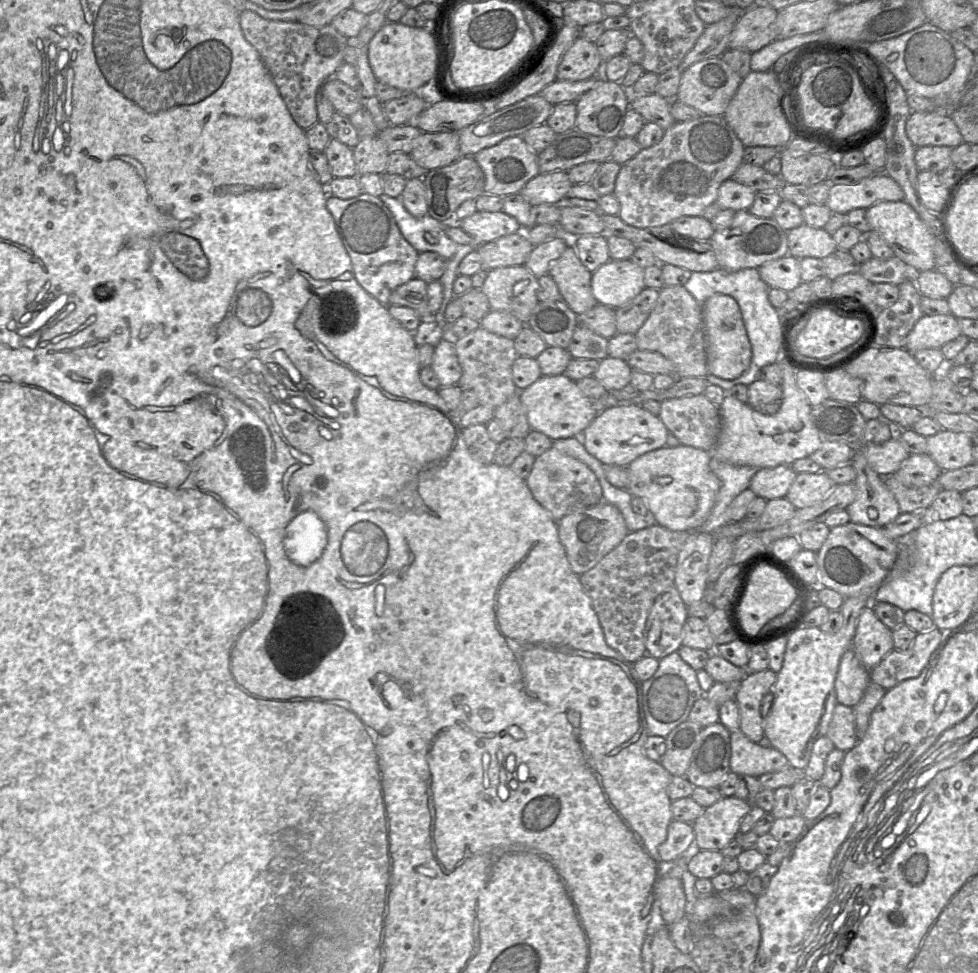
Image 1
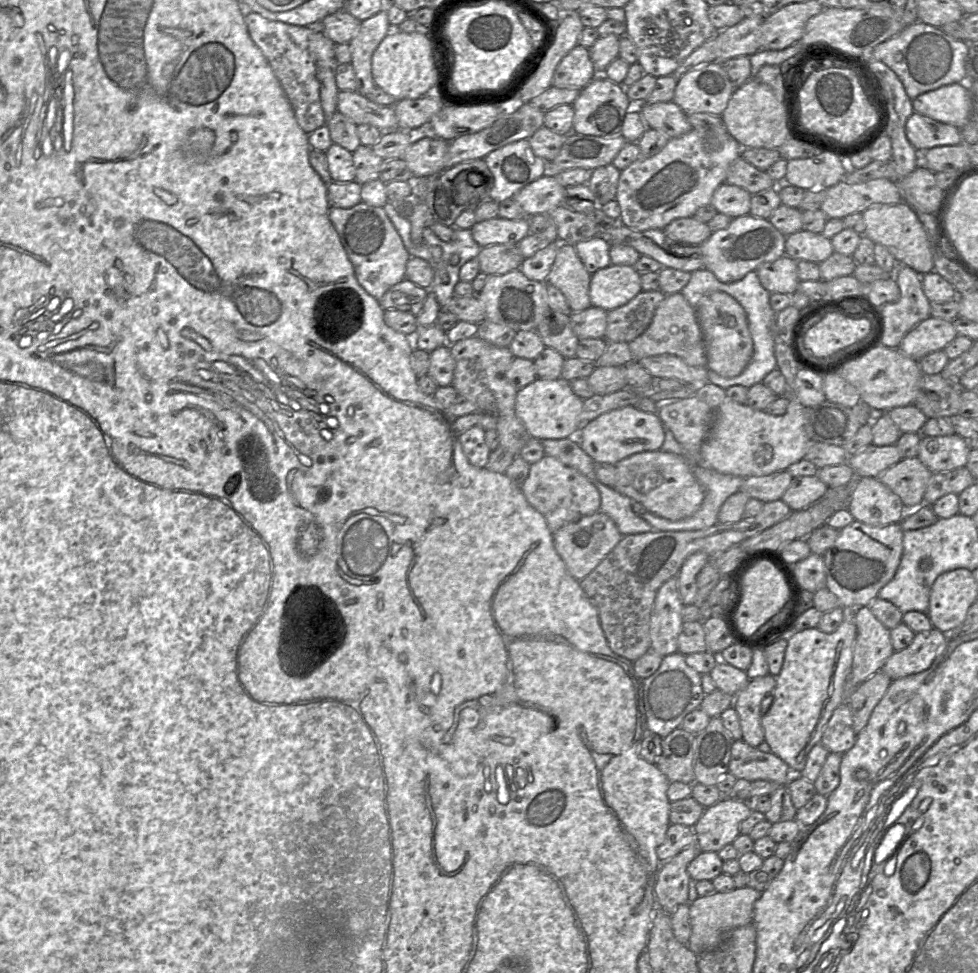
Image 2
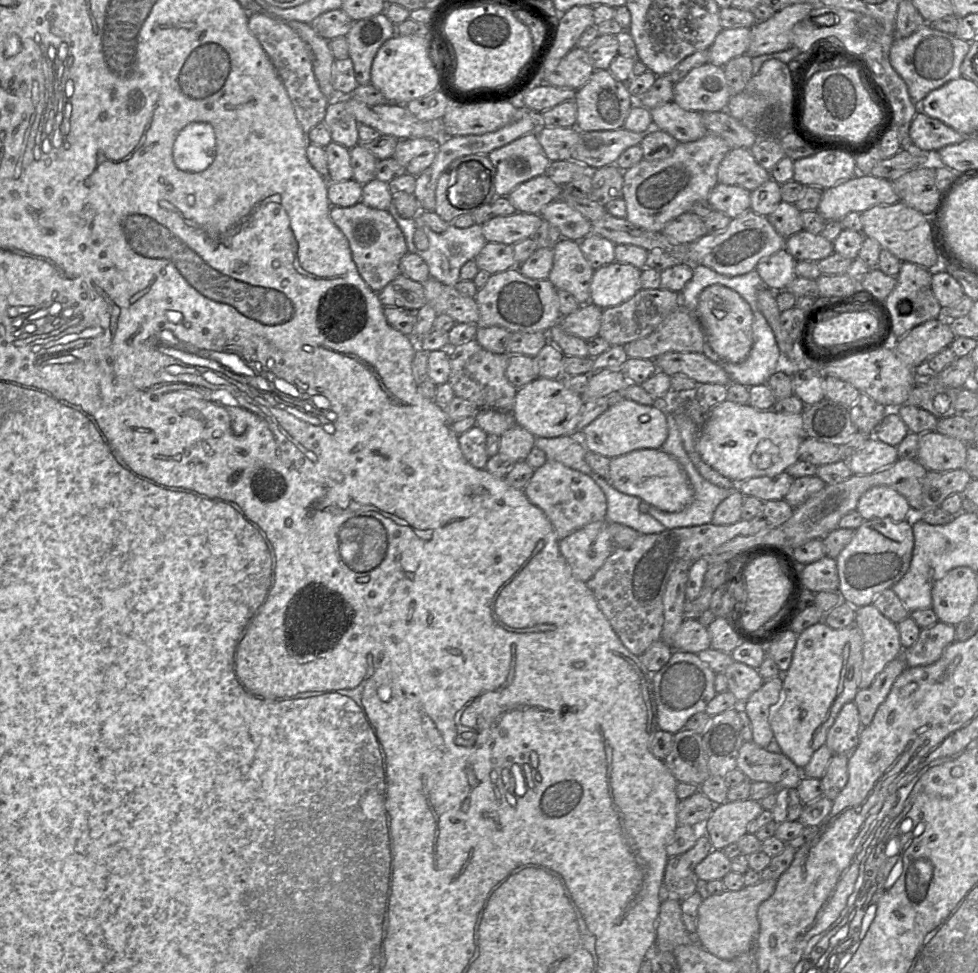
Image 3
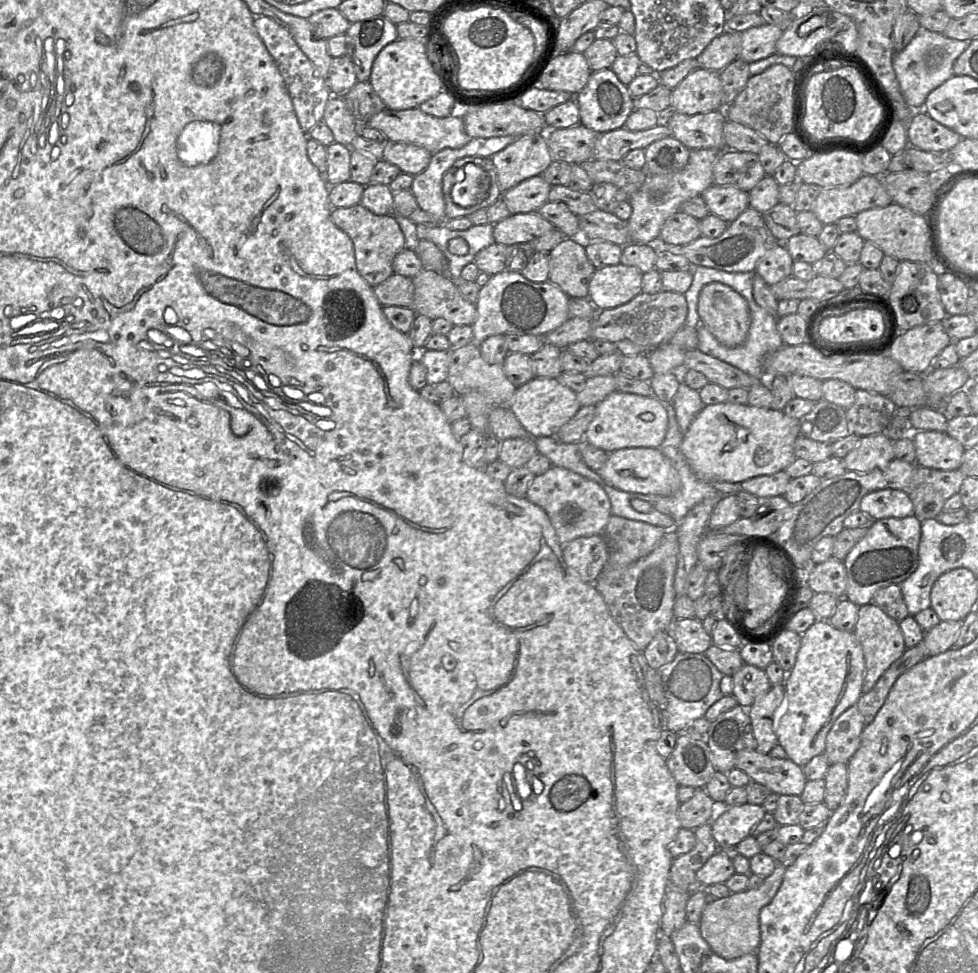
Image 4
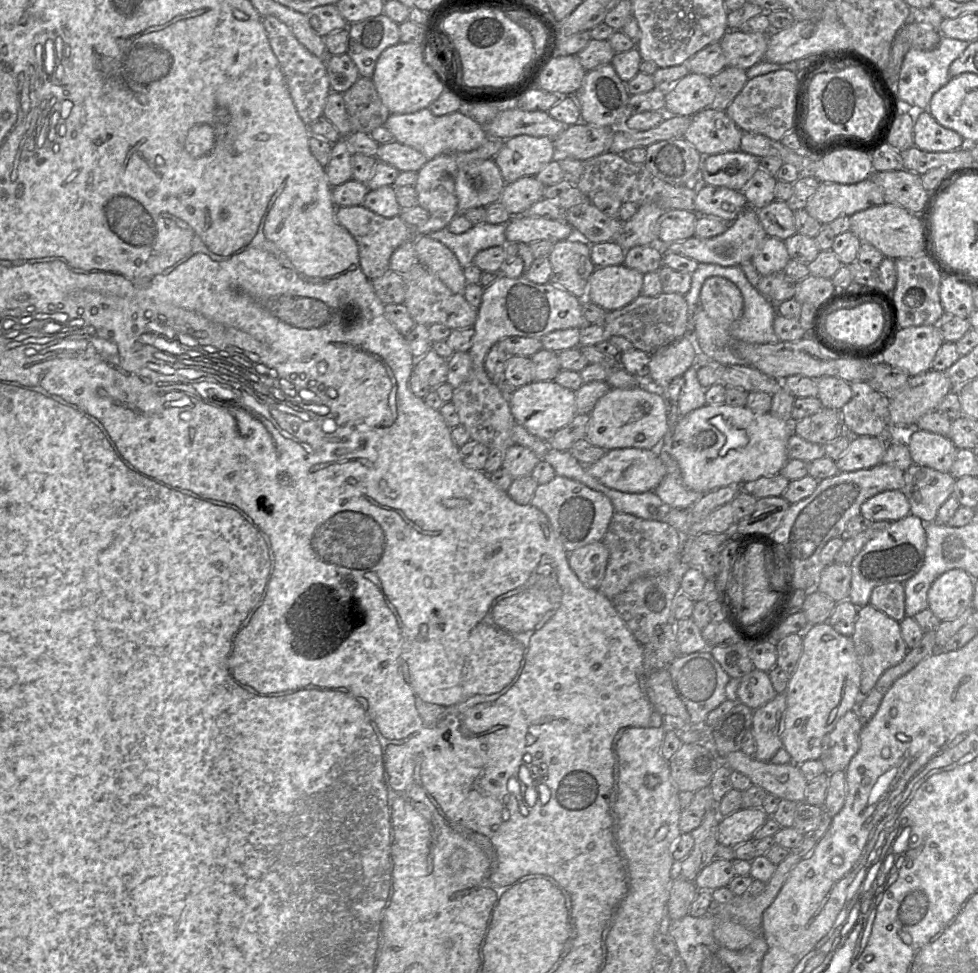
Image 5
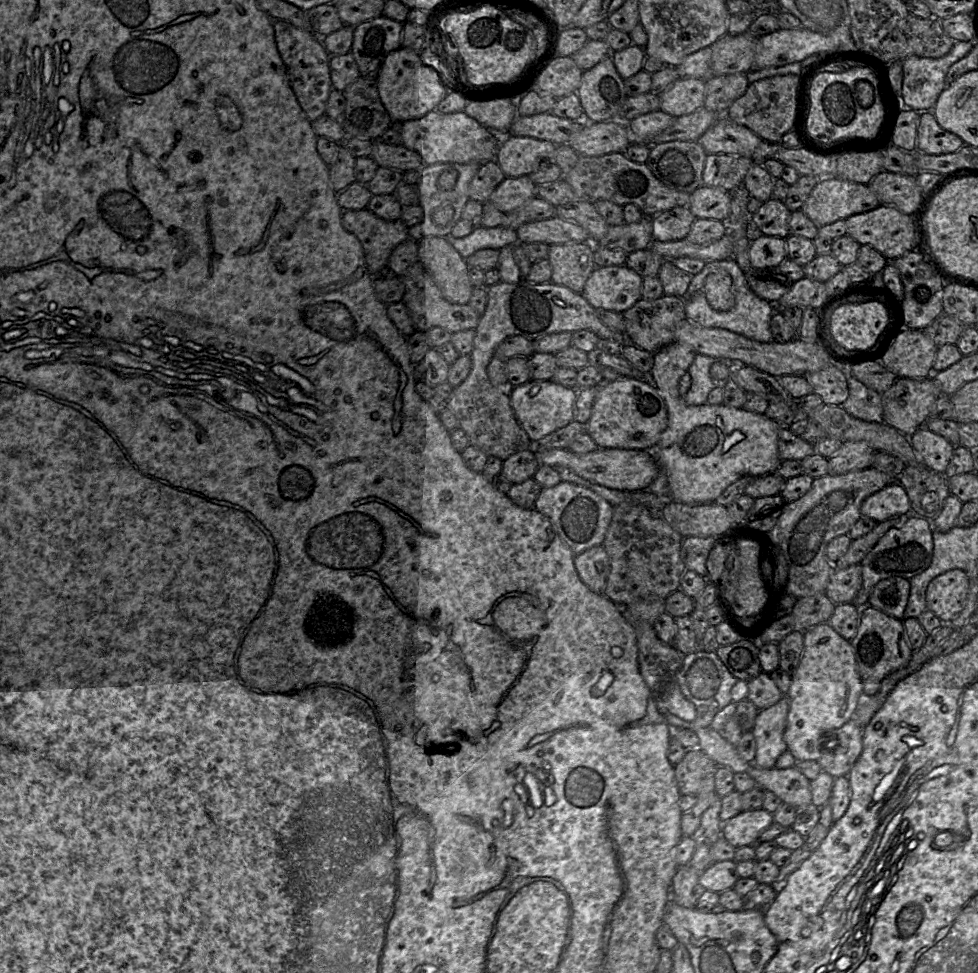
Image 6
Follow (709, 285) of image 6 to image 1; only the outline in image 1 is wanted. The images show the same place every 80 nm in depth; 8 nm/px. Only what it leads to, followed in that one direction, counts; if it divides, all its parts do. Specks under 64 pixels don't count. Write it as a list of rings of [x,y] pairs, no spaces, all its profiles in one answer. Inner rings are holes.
[[[714,294],[704,302],[702,307],[706,312],[708,327],[706,338],[707,373],[711,371],[722,379],[735,380],[749,369],[752,359],[751,345],[739,305],[729,295]]]

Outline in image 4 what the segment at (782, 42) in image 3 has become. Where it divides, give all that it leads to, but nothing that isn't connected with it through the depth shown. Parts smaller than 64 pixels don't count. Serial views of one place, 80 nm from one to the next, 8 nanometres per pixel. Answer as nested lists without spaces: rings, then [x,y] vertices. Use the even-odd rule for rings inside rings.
[[[768,23],[743,31],[741,33],[741,51],[738,58],[751,63],[775,54],[776,43],[783,31],[781,27]]]

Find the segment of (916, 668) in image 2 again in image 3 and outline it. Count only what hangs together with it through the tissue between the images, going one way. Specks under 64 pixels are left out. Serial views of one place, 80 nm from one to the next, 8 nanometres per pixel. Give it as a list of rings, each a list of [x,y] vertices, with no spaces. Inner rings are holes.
[[[937,622],[920,631],[917,641],[901,656],[907,667],[927,666],[936,662],[948,645],[955,641],[955,626]]]

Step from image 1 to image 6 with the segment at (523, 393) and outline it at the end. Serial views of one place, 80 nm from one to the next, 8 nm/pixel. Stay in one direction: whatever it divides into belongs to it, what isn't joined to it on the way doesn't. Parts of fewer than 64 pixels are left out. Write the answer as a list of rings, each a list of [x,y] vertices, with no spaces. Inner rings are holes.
[[[532,380],[507,388],[514,414],[533,443],[574,420],[574,403],[577,390],[565,387],[553,380]]]

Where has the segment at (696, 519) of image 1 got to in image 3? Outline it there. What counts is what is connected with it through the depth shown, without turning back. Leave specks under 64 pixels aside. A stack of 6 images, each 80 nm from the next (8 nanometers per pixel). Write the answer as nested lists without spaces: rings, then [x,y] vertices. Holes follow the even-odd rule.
[[[638,449],[610,459],[609,483],[665,512],[683,510],[693,498],[690,481],[675,458],[661,449]]]

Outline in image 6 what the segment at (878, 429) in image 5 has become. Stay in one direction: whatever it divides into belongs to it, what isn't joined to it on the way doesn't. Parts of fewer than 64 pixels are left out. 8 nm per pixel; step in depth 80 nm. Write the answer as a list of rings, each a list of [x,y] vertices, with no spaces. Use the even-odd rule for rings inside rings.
[[[847,371],[848,397],[842,408],[850,415],[868,422],[883,422],[882,395],[867,387]]]

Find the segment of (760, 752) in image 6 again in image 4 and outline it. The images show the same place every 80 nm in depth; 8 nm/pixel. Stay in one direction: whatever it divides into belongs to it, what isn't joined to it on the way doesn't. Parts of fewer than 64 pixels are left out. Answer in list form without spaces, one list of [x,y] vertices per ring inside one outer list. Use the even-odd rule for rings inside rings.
[[[774,685],[758,698],[747,710],[759,752],[769,754],[778,744],[774,713],[781,705],[785,694],[784,685]]]

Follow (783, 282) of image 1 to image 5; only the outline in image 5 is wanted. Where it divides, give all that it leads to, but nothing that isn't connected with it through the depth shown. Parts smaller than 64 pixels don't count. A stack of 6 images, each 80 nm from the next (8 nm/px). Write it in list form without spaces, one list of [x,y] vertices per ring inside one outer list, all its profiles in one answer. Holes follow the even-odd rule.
[[[767,237],[751,261],[762,276],[783,271],[789,260],[784,240]]]

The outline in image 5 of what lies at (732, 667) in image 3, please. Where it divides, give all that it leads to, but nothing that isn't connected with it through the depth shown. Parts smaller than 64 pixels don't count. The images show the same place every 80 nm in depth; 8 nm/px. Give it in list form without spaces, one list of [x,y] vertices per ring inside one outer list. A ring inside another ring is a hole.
[[[755,668],[740,678],[738,702],[744,703],[752,710],[771,701],[776,695],[768,672]]]

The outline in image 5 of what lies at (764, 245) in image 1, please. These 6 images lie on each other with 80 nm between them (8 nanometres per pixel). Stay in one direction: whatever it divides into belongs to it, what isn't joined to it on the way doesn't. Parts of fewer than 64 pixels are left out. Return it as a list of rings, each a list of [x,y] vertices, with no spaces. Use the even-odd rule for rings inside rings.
[[[746,206],[738,216],[728,224],[727,229],[720,235],[711,238],[699,238],[695,235],[682,241],[660,246],[662,252],[672,252],[696,260],[698,263],[718,264],[721,266],[741,265],[751,261],[754,254],[761,248],[767,234],[761,225],[757,210]]]

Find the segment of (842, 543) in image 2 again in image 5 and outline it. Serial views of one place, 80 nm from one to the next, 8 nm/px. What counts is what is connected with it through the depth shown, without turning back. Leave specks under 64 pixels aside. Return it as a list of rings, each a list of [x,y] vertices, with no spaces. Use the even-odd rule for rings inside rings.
[[[909,514],[903,519],[890,521],[882,531],[866,543],[850,564],[852,579],[849,600],[853,604],[858,608],[870,604],[871,593],[875,587],[891,582],[904,583],[920,570],[925,560],[926,525],[919,517]]]

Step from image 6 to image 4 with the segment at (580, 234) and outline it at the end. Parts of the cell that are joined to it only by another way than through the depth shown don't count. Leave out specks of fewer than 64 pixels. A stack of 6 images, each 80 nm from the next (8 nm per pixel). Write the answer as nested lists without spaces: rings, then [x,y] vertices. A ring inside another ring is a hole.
[[[538,212],[517,213],[494,224],[493,237],[496,243],[508,246],[531,242],[554,228]]]

